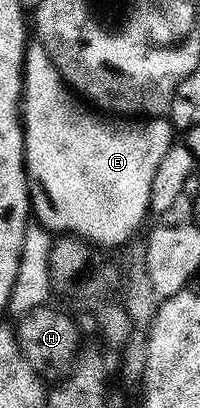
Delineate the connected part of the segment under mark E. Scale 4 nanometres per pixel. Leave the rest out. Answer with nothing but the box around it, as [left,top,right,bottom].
[22,44,174,250]

